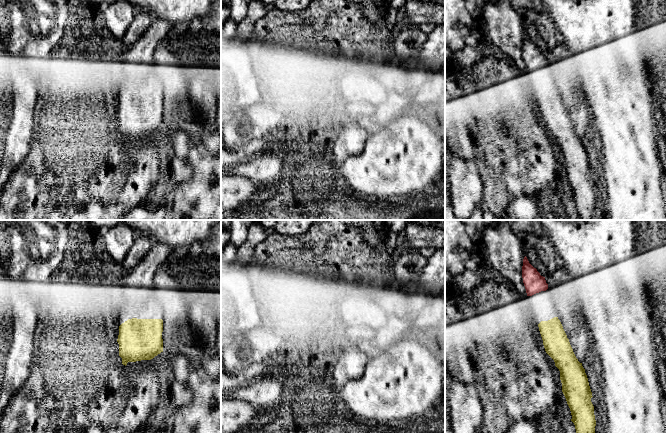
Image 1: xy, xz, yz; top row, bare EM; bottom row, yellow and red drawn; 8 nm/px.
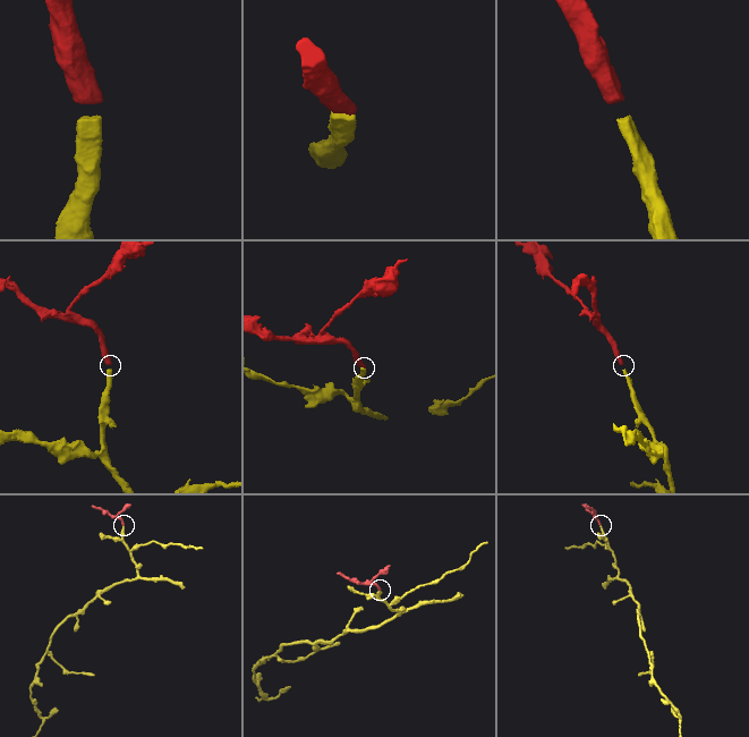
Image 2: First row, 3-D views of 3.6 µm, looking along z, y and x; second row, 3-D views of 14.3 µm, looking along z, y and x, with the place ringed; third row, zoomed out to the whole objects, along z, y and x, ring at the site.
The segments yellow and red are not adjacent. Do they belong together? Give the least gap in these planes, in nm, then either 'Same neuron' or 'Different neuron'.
Distance 220 nm. Same neuron

